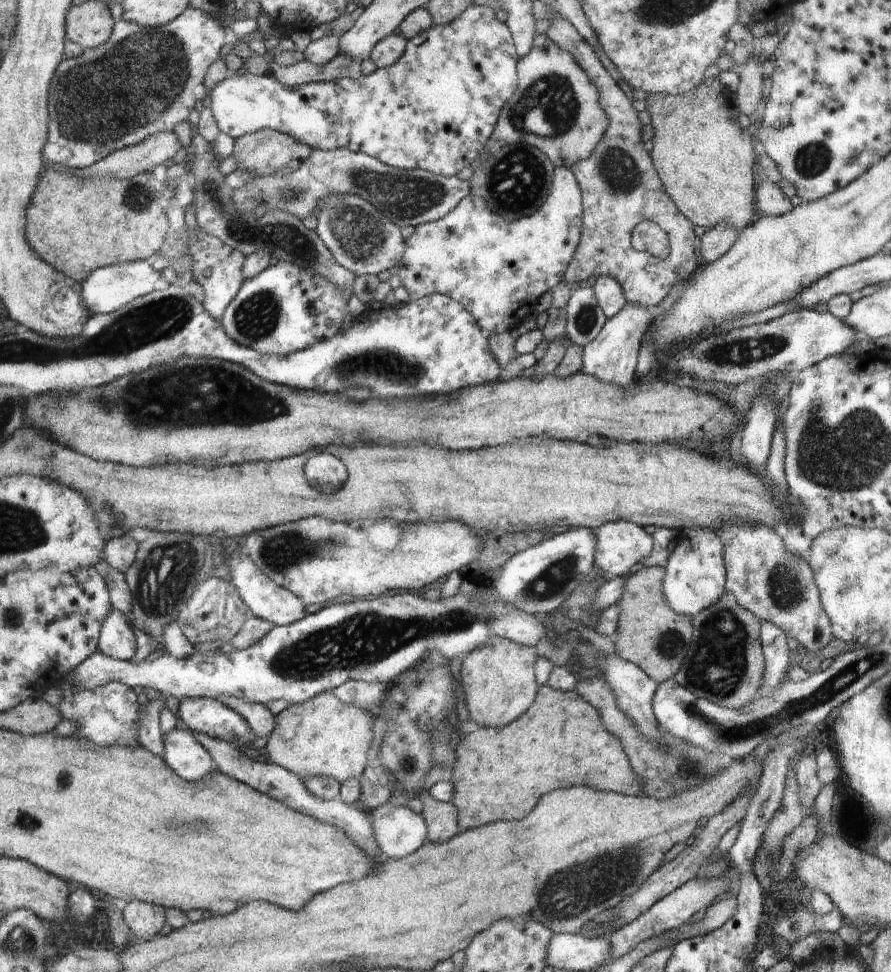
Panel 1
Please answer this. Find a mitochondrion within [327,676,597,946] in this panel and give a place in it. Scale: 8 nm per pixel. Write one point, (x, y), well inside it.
(409, 763)

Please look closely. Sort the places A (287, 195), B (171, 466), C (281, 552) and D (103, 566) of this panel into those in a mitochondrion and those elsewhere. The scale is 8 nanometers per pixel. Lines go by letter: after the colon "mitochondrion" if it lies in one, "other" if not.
A: mitochondrion
B: other
C: mitochondrion
D: other

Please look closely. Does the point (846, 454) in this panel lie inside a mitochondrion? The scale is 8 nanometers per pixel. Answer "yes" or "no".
yes

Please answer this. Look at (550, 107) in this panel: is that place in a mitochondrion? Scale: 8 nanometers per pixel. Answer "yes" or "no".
yes

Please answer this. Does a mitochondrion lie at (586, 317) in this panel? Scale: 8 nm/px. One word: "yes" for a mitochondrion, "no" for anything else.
yes

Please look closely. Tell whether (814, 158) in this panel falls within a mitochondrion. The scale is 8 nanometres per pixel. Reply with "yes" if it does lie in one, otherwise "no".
yes

